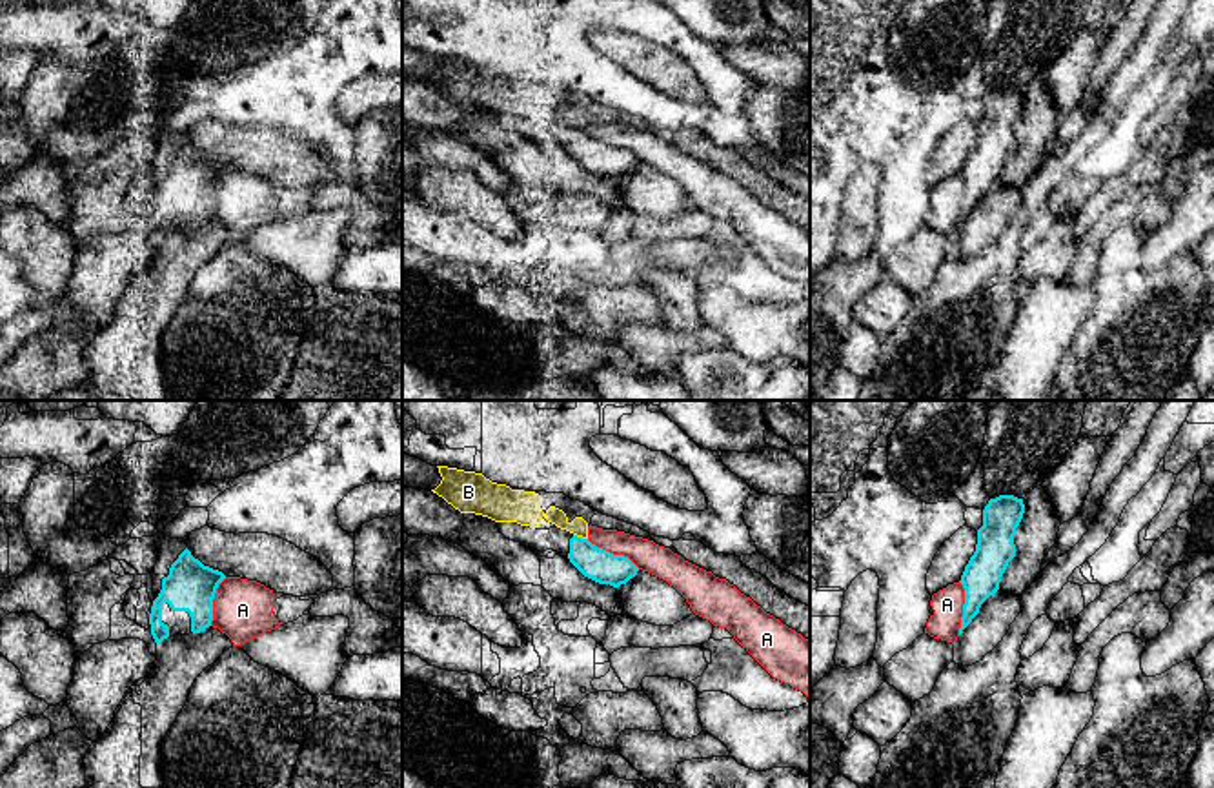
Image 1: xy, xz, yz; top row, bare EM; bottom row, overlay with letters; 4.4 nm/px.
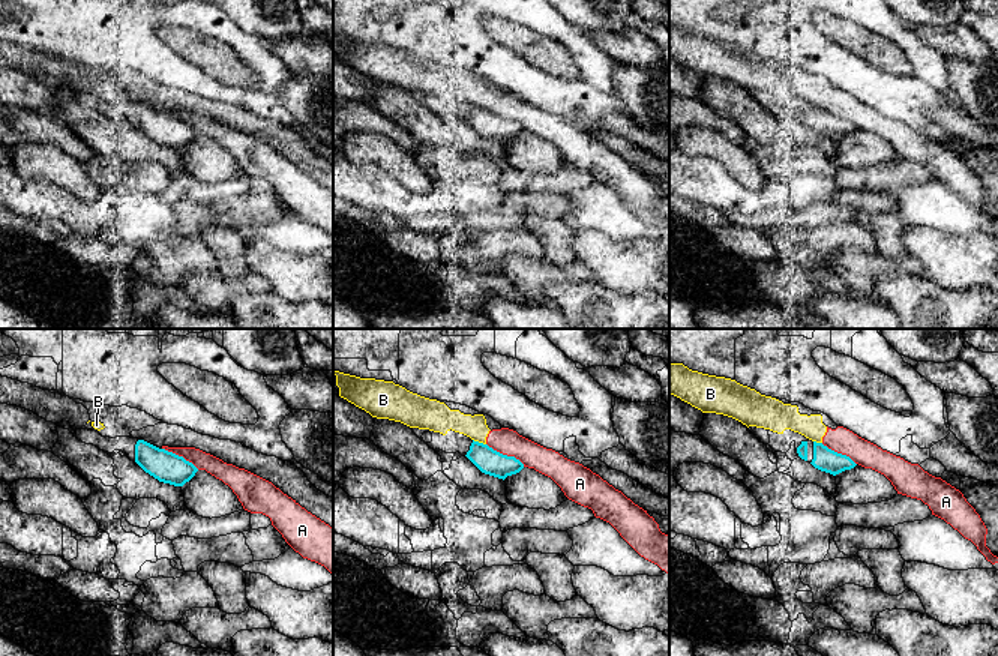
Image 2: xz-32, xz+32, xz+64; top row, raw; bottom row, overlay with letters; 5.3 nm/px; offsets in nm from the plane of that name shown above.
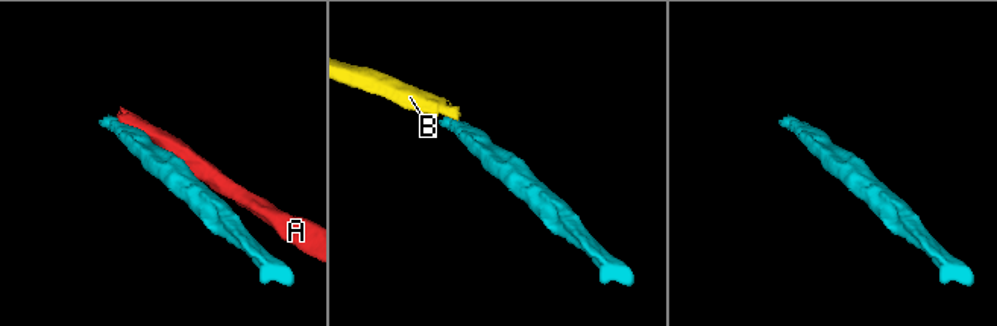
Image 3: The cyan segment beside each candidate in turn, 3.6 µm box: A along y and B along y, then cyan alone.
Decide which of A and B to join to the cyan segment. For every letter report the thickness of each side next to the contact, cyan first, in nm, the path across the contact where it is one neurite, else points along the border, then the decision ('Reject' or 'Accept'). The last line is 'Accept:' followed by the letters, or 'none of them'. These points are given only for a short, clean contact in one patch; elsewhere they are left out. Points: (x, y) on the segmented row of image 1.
A: Thickness 170 nm (cyan) against 140 nm. Boundary: yz (960, 581), (963, 608), (958, 634). Reject
B: Thickness 140 nm (cyan) against 110 nm. Reject
Accept: none of them

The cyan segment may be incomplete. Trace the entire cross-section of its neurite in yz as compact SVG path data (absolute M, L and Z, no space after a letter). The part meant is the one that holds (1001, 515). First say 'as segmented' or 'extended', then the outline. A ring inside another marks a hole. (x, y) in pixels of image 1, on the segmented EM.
as segmented; M999 495L985 506L976 551L959 581L965 588L959 635L979 613L981 604L999 590L1001 577L1016 557L1014 535L1023 513L1023 499L1014 495Z

